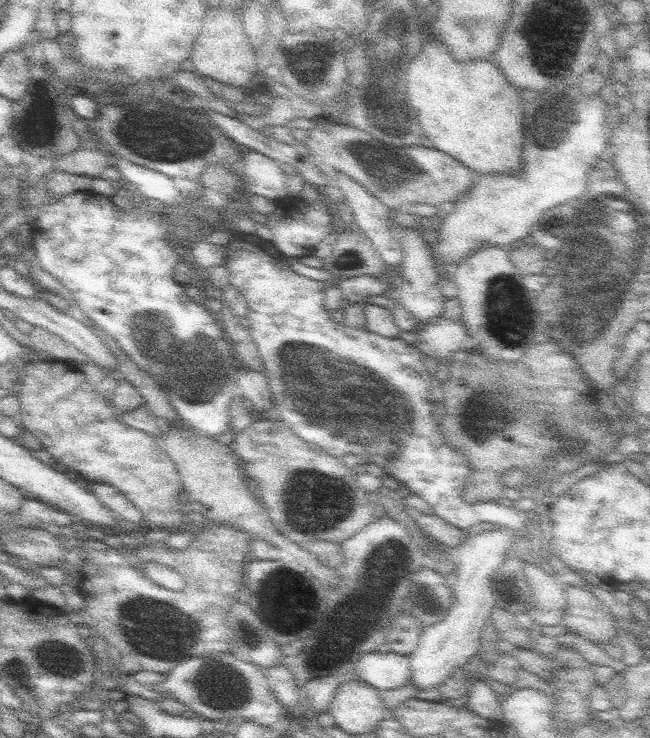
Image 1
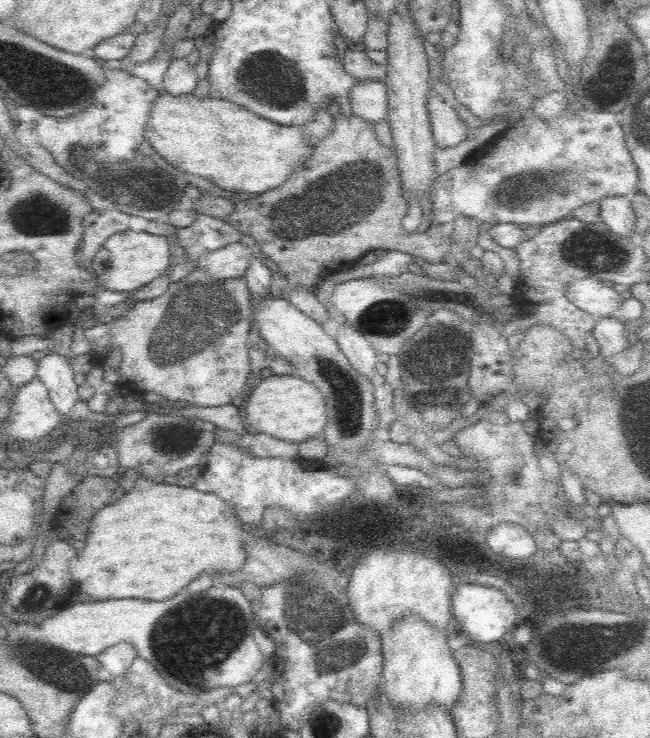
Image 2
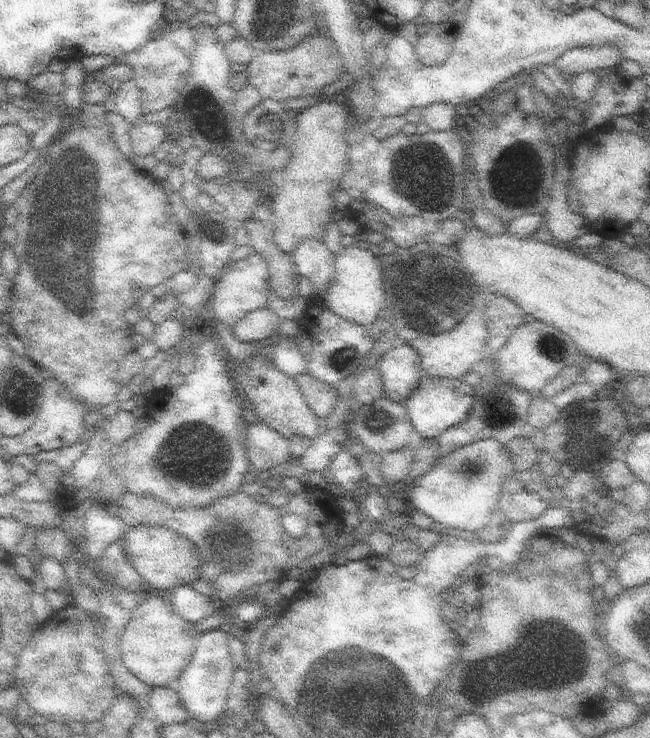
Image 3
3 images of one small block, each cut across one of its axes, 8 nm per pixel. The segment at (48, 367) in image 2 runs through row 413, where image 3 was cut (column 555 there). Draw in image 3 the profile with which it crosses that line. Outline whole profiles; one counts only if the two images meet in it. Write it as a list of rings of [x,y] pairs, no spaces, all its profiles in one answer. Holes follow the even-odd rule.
[[[599,46],[599,48],[573,48],[563,52],[559,58],[551,62],[551,66],[563,74],[563,76],[579,76],[583,72],[593,72],[593,70],[615,70],[623,64],[619,52],[609,46]]]

